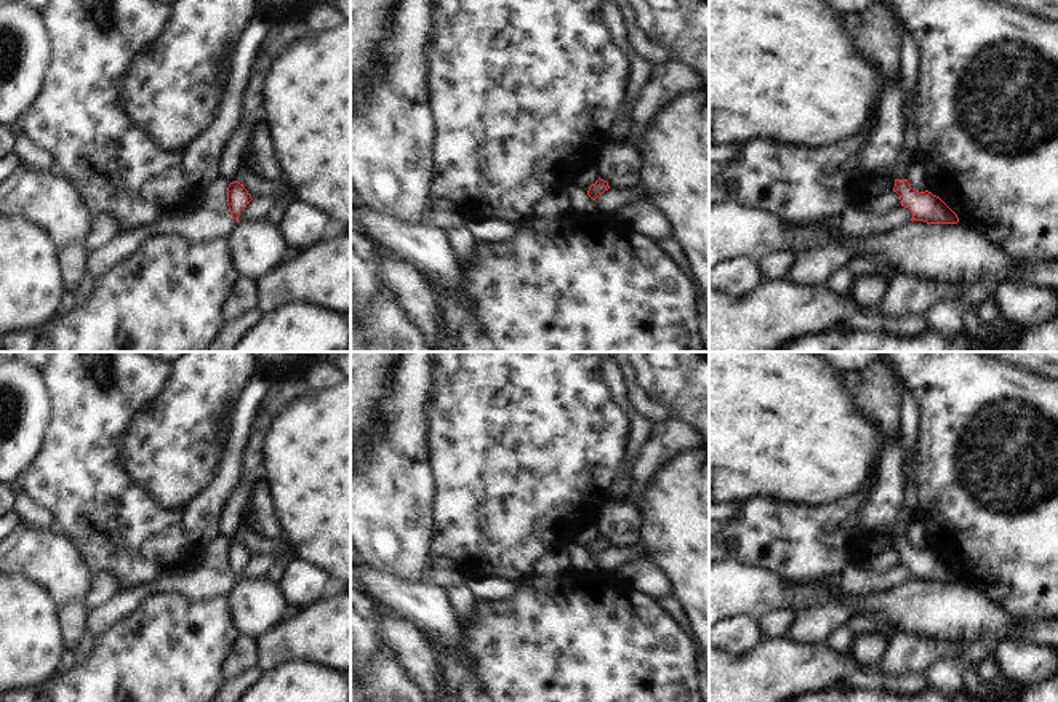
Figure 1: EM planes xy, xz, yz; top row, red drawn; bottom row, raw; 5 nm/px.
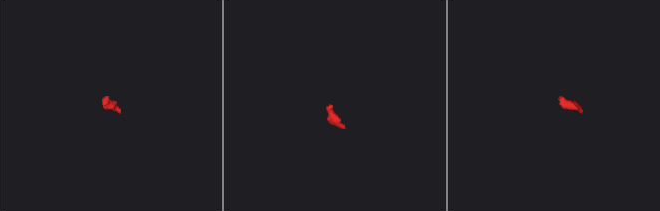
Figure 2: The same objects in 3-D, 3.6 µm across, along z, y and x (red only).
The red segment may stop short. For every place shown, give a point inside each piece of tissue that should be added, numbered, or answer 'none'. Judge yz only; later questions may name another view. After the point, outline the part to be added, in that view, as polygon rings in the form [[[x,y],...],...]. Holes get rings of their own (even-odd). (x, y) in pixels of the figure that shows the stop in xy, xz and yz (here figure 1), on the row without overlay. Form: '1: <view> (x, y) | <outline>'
1: yz (884, 507) | [[[901,433],[887,438],[877,467],[877,483],[858,515],[858,531],[874,532],[892,529],[896,537],[906,537],[909,525],[901,518],[906,504],[906,453]]]

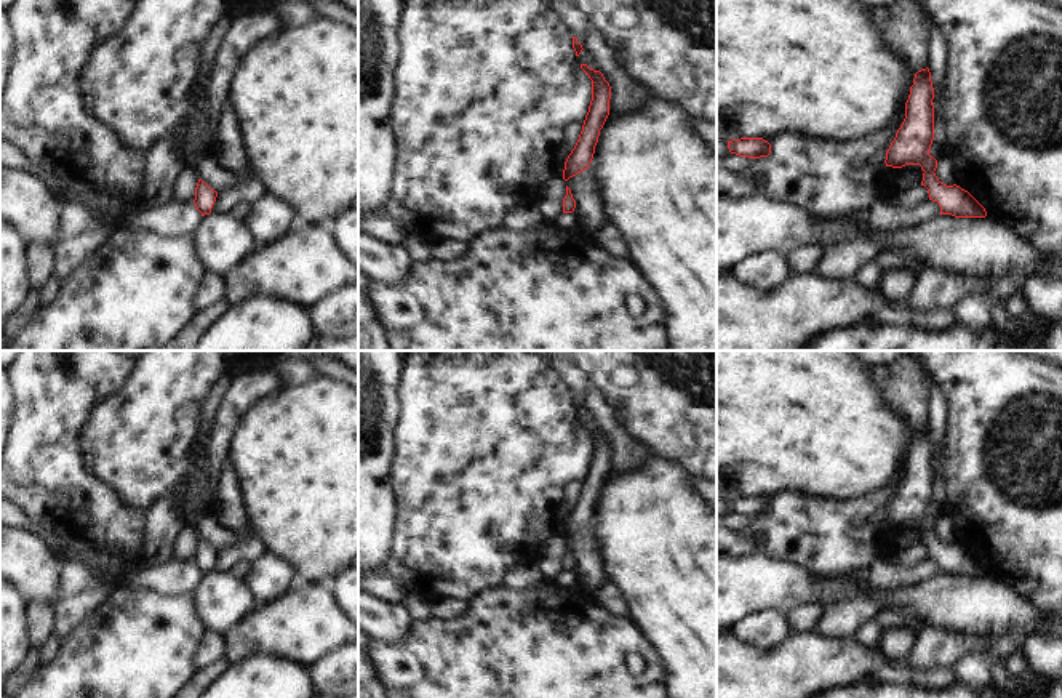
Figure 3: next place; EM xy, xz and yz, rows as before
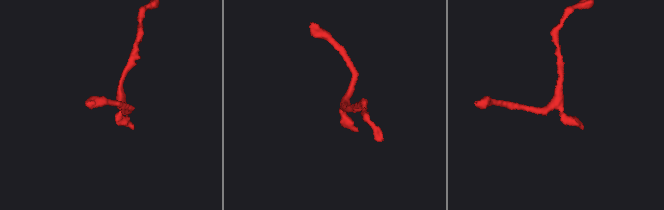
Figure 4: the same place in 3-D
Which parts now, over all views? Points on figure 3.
none

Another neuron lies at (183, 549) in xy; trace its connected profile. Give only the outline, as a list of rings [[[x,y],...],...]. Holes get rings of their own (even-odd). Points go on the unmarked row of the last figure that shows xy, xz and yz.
[[[184,525],[173,543],[170,560],[192,562],[195,559],[198,538],[200,536],[195,528]]]

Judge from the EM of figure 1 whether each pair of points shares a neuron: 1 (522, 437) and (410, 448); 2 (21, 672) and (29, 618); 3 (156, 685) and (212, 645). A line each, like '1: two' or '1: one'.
1: two
2: one
3: one

